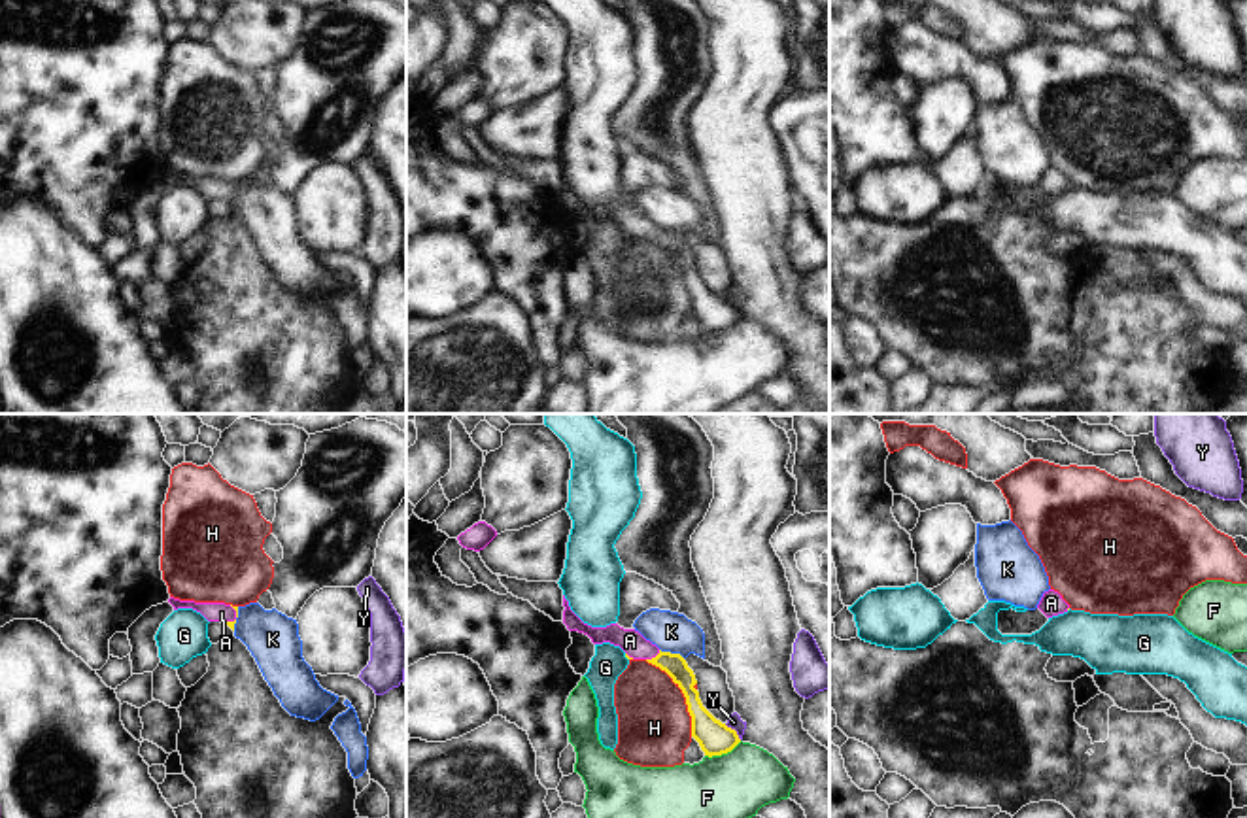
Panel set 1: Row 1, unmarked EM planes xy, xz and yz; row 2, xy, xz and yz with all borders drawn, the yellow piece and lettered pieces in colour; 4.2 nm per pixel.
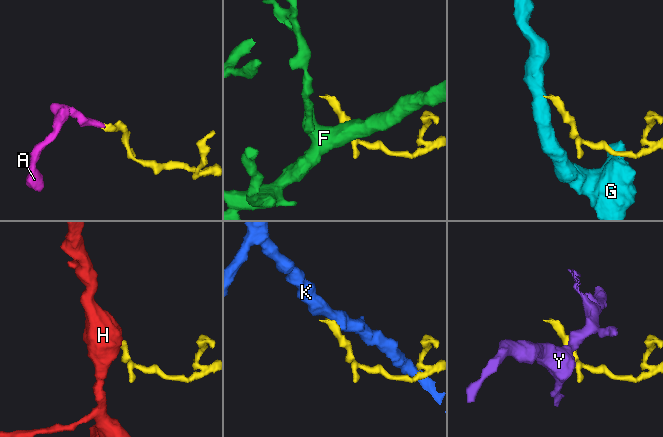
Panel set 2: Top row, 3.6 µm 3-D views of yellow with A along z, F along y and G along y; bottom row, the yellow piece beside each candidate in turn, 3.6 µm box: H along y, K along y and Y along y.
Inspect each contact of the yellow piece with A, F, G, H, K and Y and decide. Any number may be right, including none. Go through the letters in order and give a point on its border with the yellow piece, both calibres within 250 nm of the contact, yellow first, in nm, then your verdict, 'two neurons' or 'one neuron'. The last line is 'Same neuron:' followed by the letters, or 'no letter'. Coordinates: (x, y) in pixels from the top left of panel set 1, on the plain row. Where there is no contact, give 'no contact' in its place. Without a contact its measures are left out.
A: contact xz (652, 235); calibres 100 and 100 nm; one neuron
F: contact xz (722, 329); calibres 140 and 340 nm; two neurons
G: contact xz (626, 233); calibres 20 and 140 nm; two neurons
H: contact xz (683, 269); calibres 140 and 320 nm; two neurons
K: contact xz (673, 231); calibres 100 and 170 nm; two neurons
Y: contact xz (734, 306); calibres 140 and 60 nm; two neurons
Same neuron: A

